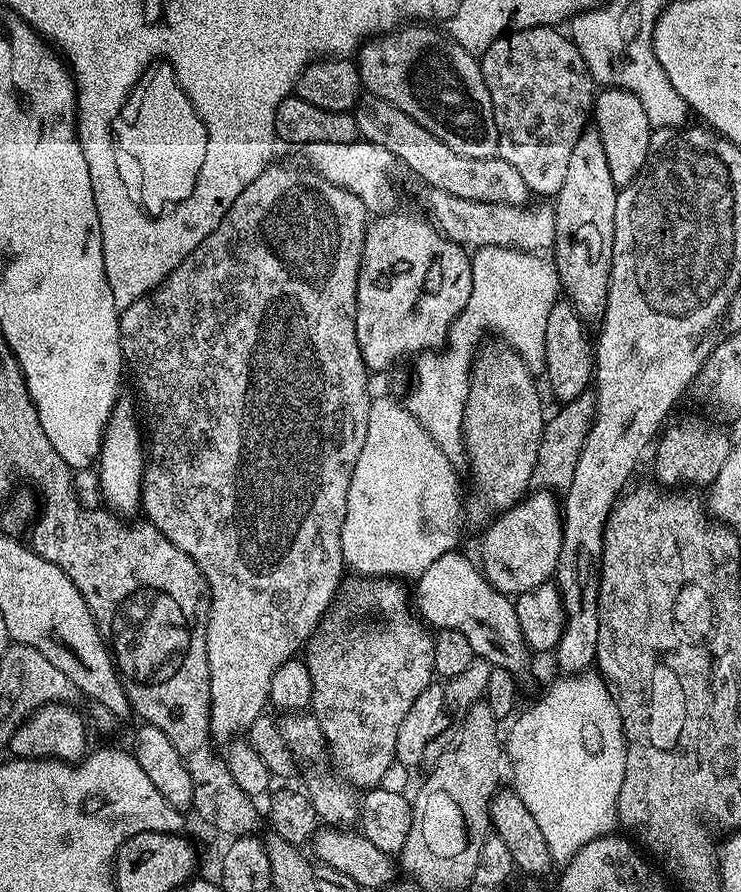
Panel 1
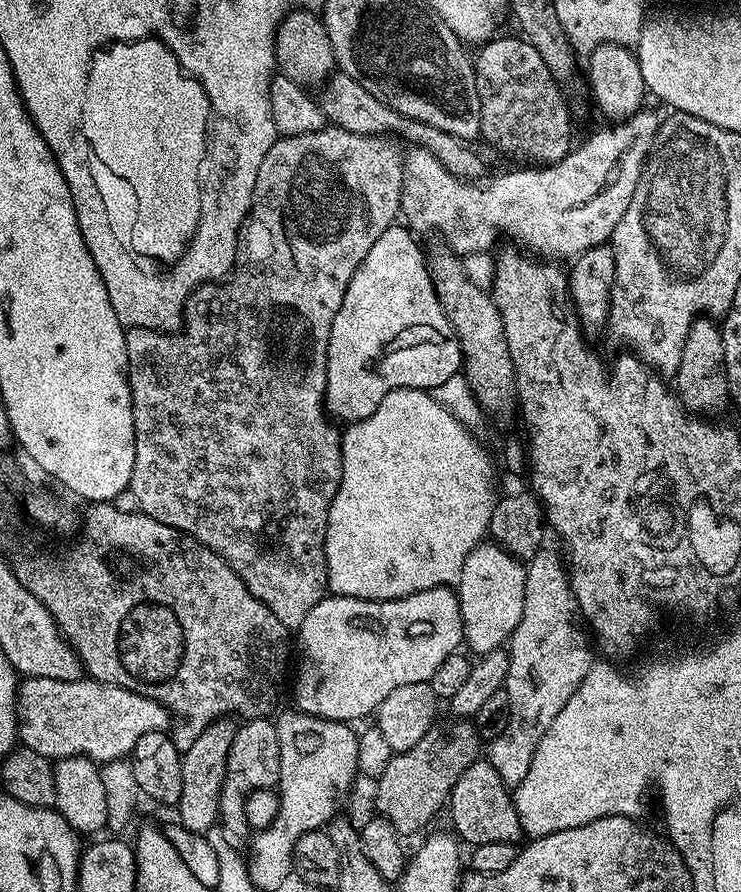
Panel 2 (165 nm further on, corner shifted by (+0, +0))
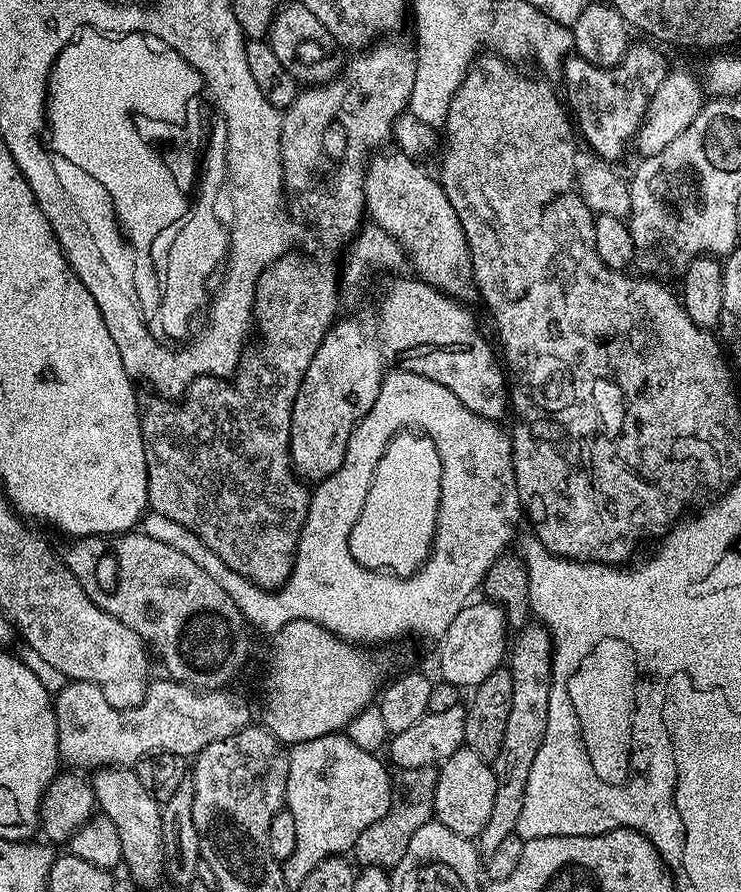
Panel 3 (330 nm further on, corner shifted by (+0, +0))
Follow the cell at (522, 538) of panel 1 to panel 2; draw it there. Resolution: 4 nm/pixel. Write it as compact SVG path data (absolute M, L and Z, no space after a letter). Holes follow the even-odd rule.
M481 542L466 558L458 581L464 644L477 657L503 649L522 618L526 594L526 567L495 542Z

